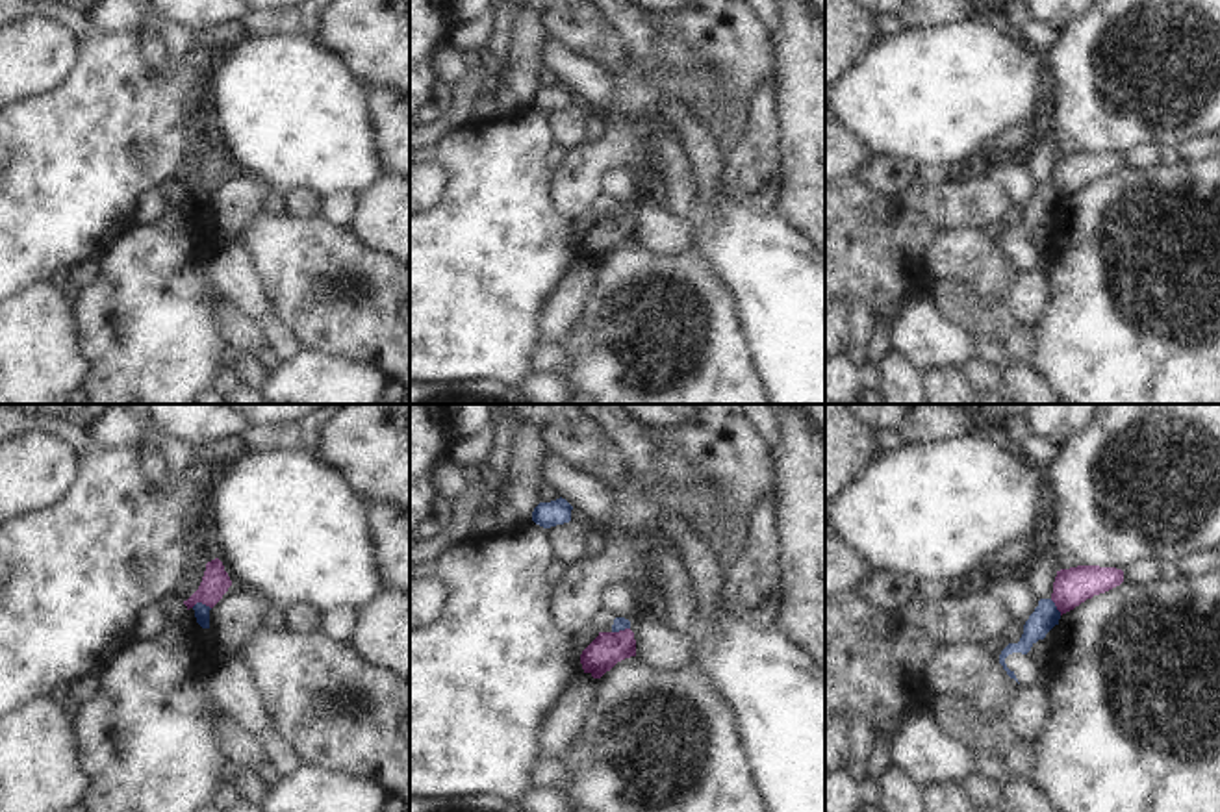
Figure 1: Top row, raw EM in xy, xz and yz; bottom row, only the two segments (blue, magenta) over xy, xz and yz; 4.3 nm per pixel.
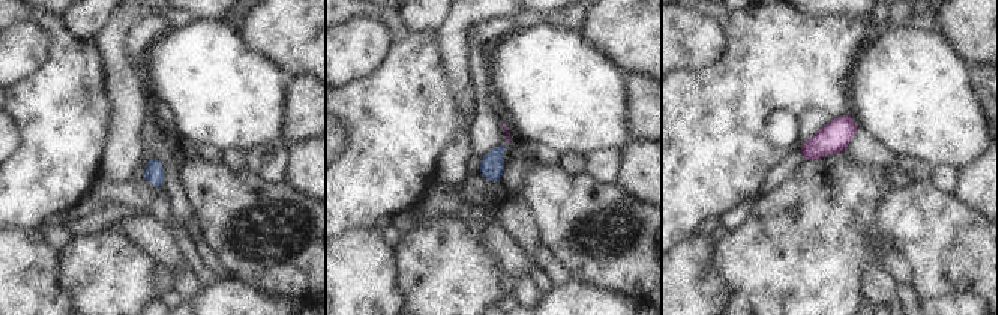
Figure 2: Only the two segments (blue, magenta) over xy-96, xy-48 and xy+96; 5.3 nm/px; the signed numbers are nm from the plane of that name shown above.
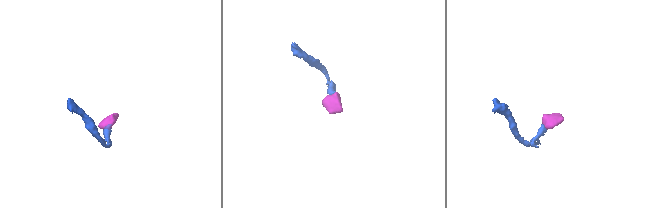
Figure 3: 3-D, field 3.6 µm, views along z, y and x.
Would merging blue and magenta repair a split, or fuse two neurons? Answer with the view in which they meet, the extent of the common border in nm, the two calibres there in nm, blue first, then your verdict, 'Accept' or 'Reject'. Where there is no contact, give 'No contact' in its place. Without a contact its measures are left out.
Touches blue in xy. Shared border 90 nm. Thickness 60 nm (blue) against 120 nm. Accept.

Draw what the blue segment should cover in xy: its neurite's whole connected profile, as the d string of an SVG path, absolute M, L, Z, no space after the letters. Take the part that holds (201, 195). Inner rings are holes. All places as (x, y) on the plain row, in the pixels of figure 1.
M219 143L206 148L206 156L198 174L184 185L184 189L195 195L197 208L202 213L210 213L210 195L222 184L232 171L228 158Z

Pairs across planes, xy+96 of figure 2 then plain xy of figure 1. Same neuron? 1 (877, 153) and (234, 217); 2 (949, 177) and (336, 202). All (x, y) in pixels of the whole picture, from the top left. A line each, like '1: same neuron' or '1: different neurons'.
1: same neuron
2: same neuron

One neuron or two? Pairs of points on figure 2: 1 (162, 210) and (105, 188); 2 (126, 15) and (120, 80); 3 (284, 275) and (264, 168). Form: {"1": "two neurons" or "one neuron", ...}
{"1": "one neuron", "2": "one neuron", "3": "two neurons"}

